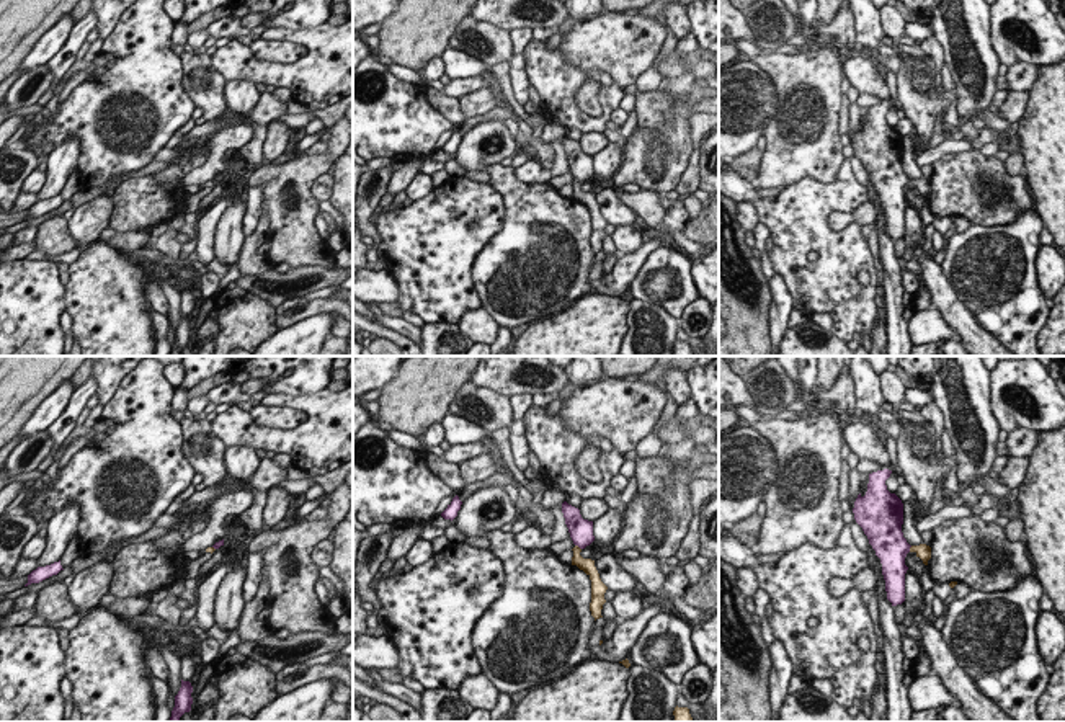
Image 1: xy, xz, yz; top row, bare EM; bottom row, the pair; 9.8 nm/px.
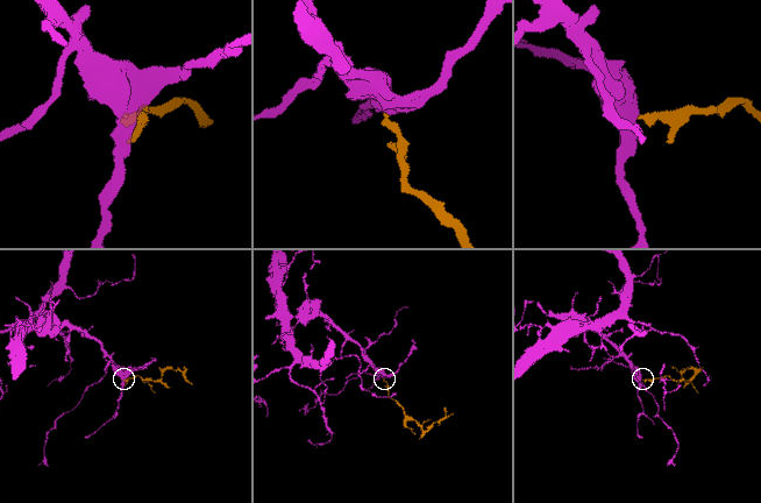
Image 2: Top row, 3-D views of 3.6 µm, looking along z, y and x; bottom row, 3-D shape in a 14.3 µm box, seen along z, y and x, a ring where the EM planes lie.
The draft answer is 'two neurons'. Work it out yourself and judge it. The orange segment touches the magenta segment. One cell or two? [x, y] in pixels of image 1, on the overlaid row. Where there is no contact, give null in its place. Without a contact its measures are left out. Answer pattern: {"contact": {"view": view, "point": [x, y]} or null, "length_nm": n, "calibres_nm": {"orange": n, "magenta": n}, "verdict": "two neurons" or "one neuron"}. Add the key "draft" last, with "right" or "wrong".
{"contact": {"view": "xz", "point": [579, 548]}, "length_nm": 80, "calibres_nm": {"orange": 140, "magenta": 240}, "verdict": "two neurons", "draft": "right"}

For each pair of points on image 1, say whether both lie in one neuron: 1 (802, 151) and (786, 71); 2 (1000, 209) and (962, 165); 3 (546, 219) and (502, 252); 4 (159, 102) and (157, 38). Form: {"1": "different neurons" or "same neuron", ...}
{"1": "same neuron", "2": "same neuron", "3": "same neuron", "4": "same neuron"}

